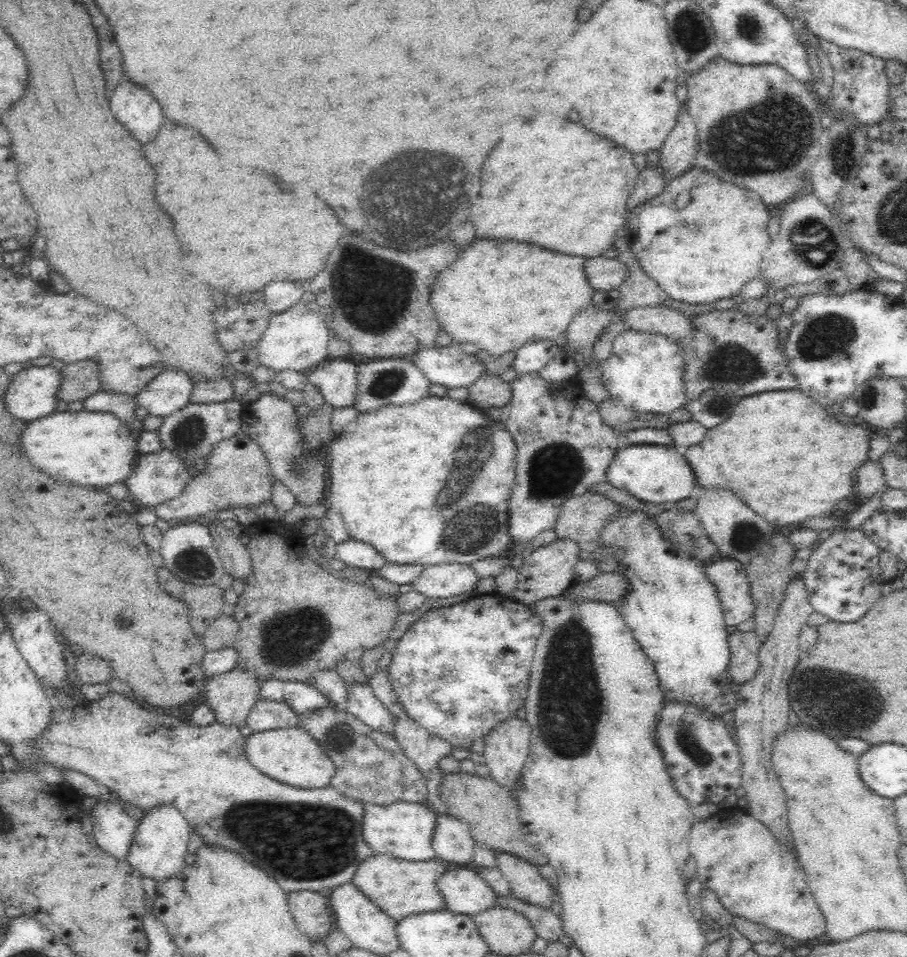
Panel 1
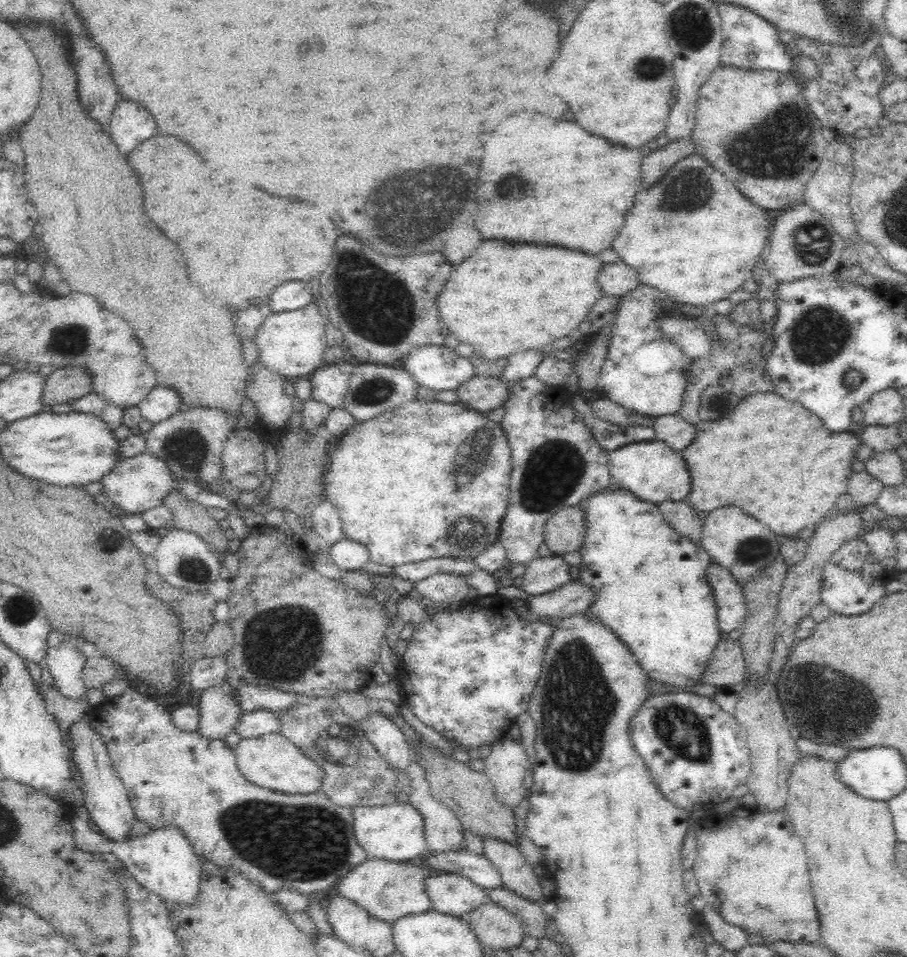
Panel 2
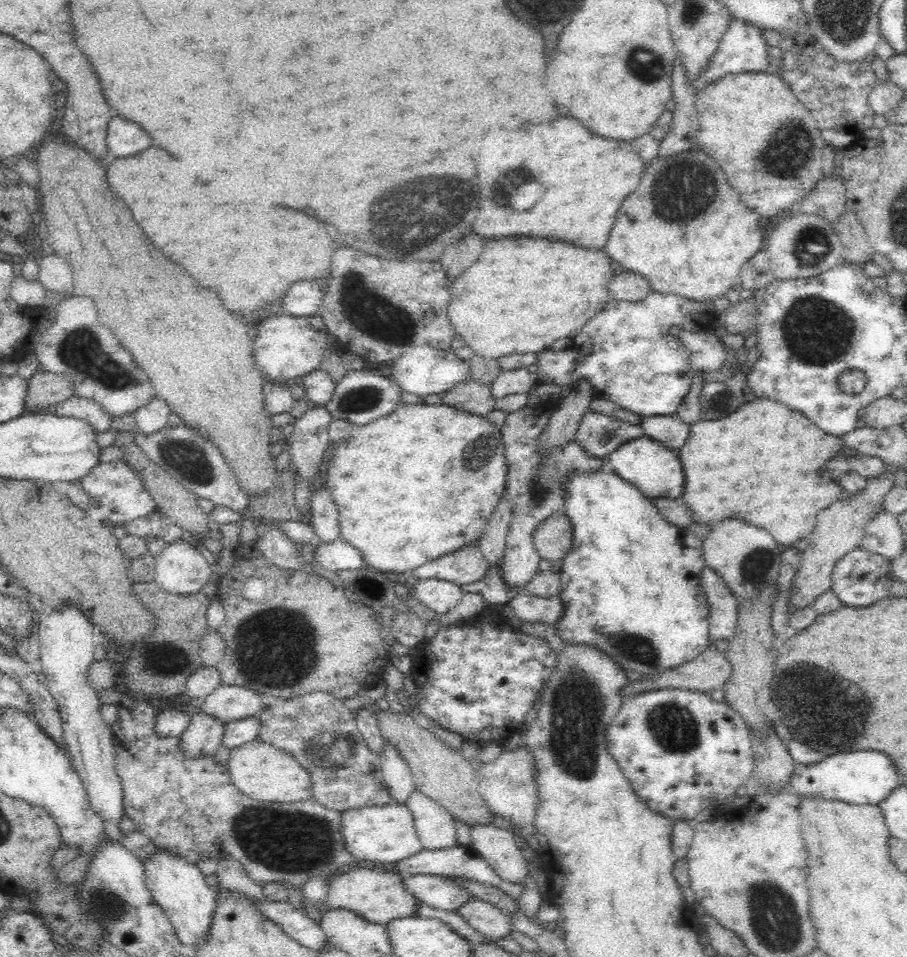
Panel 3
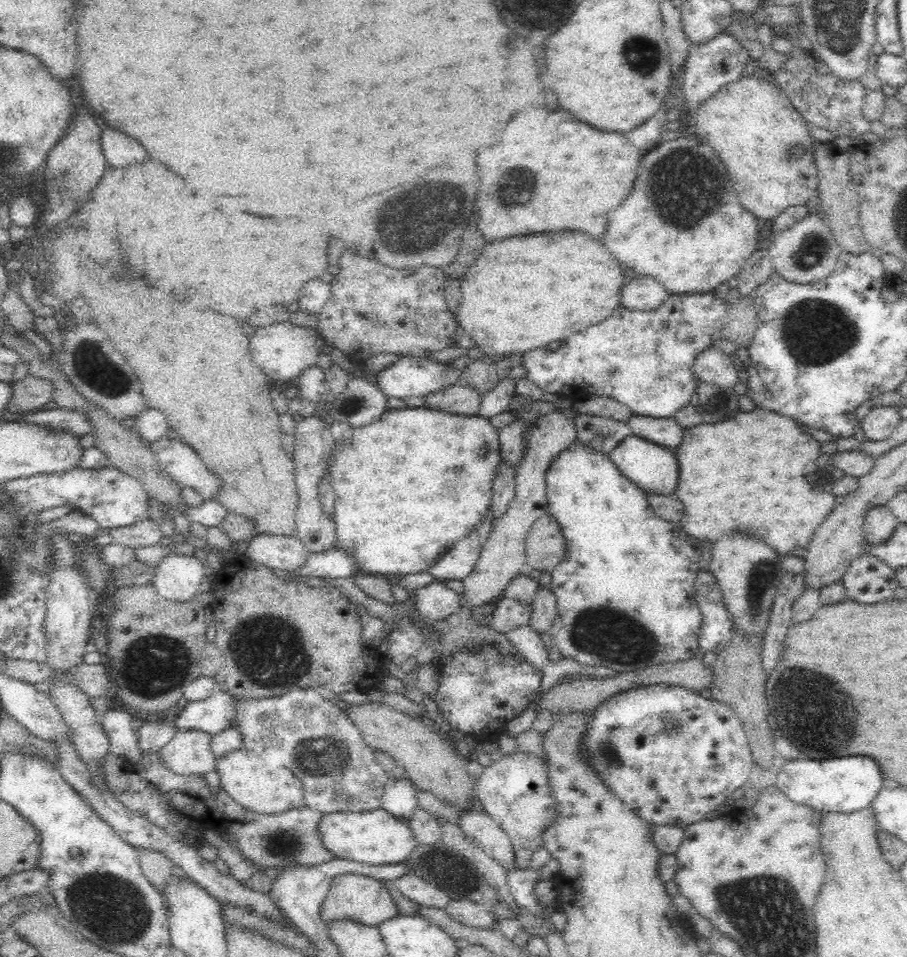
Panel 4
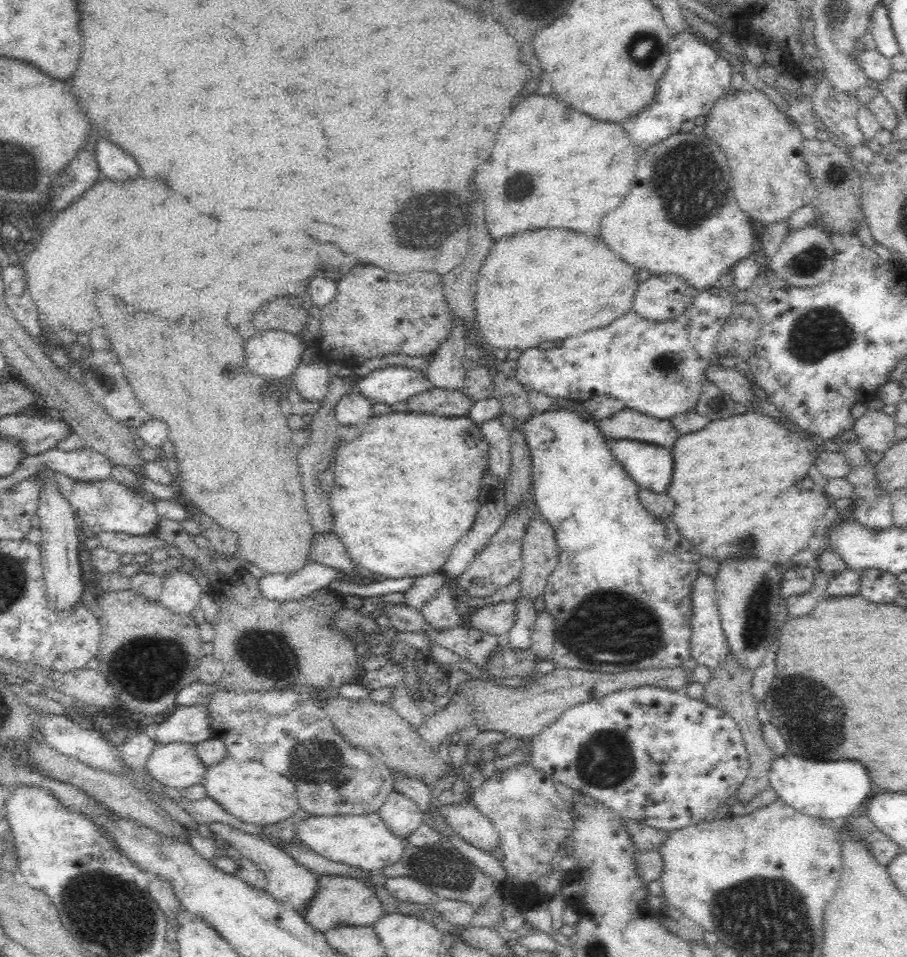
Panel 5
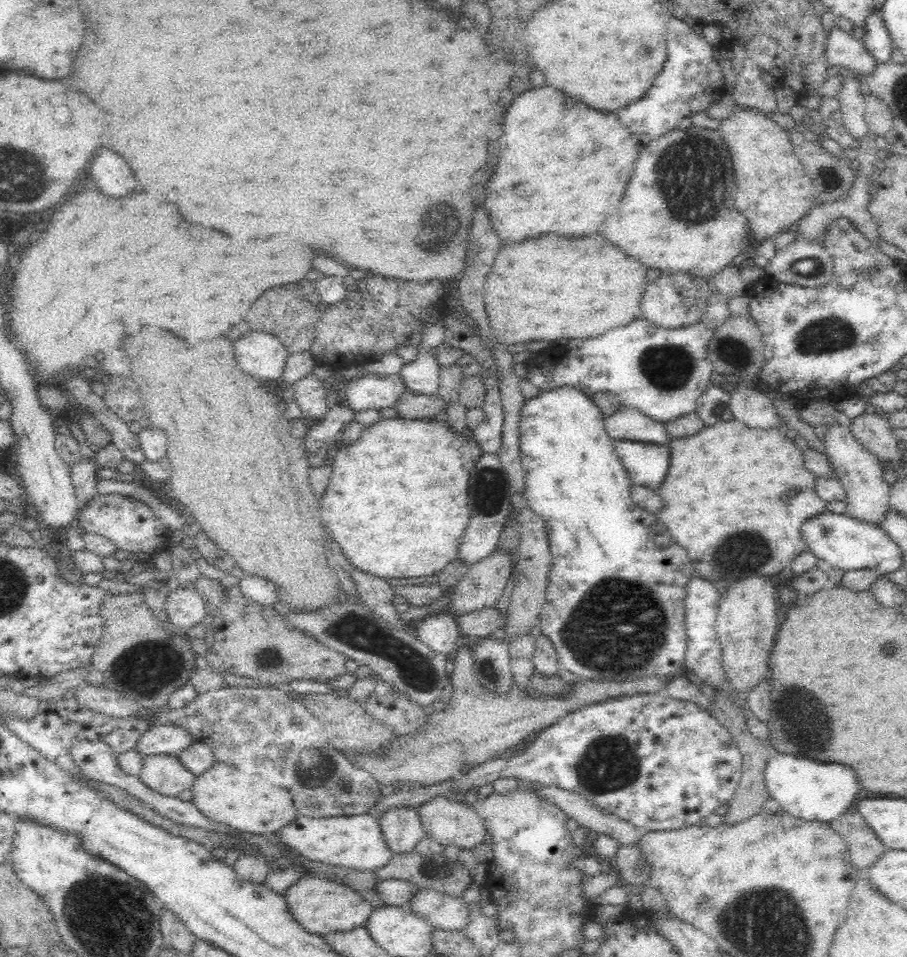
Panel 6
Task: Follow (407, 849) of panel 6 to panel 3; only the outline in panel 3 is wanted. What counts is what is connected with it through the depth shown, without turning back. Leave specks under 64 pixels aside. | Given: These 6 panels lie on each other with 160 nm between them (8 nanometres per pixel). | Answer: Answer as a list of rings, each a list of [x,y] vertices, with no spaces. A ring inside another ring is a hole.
[[[390,744],[386,745],[379,756],[379,762],[382,765],[383,782],[388,789],[389,800],[405,805],[408,797],[415,791],[414,778],[408,764]]]

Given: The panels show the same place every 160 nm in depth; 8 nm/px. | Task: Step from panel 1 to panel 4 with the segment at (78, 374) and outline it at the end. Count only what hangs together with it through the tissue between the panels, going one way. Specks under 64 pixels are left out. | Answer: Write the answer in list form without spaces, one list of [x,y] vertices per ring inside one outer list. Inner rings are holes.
[[[32,376],[13,381],[10,400],[6,402],[6,408],[8,412],[21,415],[42,409],[45,404],[50,402],[52,390],[54,387],[50,381]]]

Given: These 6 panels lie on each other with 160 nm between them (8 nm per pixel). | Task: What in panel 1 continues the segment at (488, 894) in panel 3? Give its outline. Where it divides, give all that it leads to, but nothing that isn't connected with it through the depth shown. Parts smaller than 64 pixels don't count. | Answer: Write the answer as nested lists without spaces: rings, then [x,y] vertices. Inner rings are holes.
[[[511,894],[497,896],[495,904],[522,913],[530,921],[536,936],[540,936],[540,938],[547,941],[558,941],[558,938],[563,935],[562,921],[560,921],[559,915],[553,914],[549,908],[528,904],[514,898]]]

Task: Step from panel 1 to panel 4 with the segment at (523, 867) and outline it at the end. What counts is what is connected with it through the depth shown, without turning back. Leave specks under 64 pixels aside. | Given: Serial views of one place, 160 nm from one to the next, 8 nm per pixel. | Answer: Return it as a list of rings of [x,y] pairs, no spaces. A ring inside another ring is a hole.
[[[473,809],[462,810],[458,816],[458,826],[468,840],[494,858],[507,871],[515,868],[515,851],[512,849],[509,836],[490,815]]]

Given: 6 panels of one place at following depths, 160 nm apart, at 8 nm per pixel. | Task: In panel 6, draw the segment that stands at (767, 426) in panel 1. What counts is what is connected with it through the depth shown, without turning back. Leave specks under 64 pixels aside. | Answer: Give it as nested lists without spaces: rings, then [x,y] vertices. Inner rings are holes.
[[[733,418],[705,426],[692,436],[673,439],[669,449],[670,466],[656,490],[665,506],[655,515],[668,528],[674,542],[686,548],[694,575],[726,584],[754,575],[779,580],[785,577],[791,562],[807,550],[800,526],[808,518],[824,513],[827,502],[816,495],[815,475],[804,467],[802,453],[784,435],[783,429],[754,429]],[[776,478],[802,478],[804,490],[794,488],[794,492],[782,492],[780,486],[786,484],[776,482]]]

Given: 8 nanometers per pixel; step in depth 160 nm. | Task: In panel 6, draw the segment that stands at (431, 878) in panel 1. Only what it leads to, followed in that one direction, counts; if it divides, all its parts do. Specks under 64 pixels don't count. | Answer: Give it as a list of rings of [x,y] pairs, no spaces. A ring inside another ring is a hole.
[[[304,875],[296,880],[290,888],[286,888],[286,892],[282,895],[294,921],[306,932],[315,935],[324,936],[333,932],[346,932],[356,927],[365,926],[365,922],[373,910],[373,906],[352,887],[338,881],[328,881],[310,875]]]

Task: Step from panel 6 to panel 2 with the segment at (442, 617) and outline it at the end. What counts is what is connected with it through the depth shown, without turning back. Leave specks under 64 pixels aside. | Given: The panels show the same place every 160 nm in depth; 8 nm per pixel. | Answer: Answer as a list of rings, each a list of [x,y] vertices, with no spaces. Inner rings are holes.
[[[438,573],[414,584],[418,592],[436,606],[463,600],[468,594],[468,583],[454,573]]]

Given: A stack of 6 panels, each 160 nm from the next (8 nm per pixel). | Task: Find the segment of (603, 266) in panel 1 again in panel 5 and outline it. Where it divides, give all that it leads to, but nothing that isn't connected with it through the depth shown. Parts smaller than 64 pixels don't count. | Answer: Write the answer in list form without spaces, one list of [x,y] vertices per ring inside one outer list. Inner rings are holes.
[[[675,274],[652,275],[640,283],[634,296],[633,310],[651,321],[665,321],[683,315],[694,304],[698,290]]]

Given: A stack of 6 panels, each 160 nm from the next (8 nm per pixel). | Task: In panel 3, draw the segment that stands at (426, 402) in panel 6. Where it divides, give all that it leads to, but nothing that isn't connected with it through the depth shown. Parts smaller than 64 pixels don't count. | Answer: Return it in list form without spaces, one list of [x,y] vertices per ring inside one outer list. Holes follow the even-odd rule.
[[[472,378],[440,394],[440,401],[462,412],[483,417],[494,410],[494,404],[496,404],[490,393],[490,386]]]

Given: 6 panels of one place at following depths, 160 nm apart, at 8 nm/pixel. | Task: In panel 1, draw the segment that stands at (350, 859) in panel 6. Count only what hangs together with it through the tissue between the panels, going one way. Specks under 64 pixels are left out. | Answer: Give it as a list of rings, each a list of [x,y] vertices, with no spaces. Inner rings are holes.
[[[398,801],[389,805],[363,804],[362,836],[374,854],[390,856],[409,861],[436,859],[431,841],[436,826],[436,813],[422,803]]]

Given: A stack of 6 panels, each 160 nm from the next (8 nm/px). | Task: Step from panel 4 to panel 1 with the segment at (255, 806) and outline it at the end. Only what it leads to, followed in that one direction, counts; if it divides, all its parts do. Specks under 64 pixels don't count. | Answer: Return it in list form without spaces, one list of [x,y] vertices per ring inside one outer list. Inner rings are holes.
[[[302,728],[252,733],[245,739],[246,759],[261,774],[296,788],[324,788],[335,774],[334,763],[314,738]]]

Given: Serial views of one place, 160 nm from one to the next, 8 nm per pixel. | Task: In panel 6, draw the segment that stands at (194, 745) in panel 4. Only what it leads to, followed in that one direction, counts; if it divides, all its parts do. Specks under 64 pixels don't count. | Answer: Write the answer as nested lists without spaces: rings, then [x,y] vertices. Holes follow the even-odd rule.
[[[170,755],[143,758],[142,771],[138,778],[159,794],[177,796],[190,790],[197,776],[187,772],[176,755]]]

